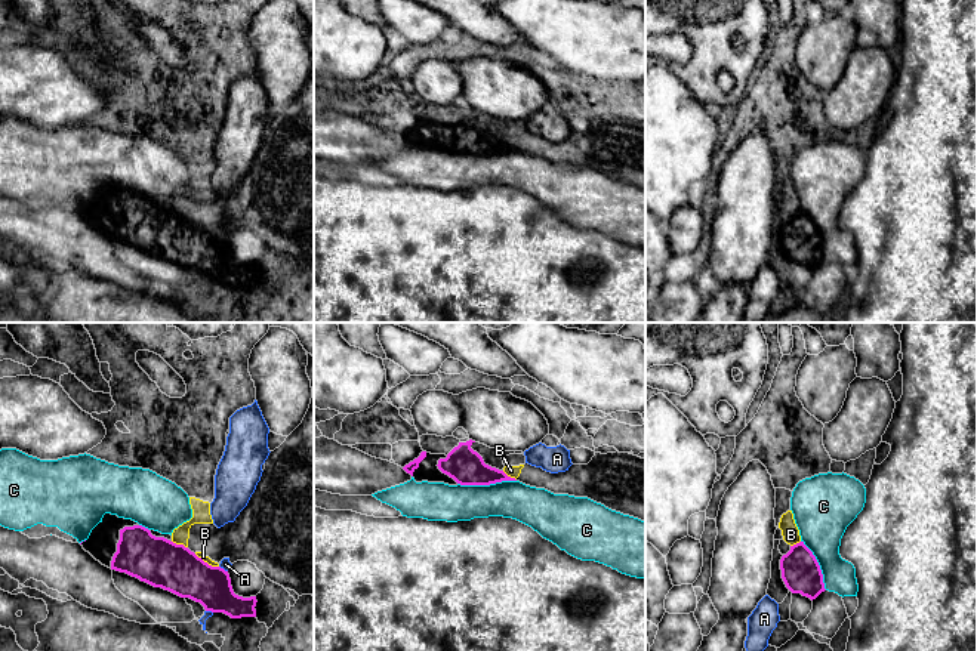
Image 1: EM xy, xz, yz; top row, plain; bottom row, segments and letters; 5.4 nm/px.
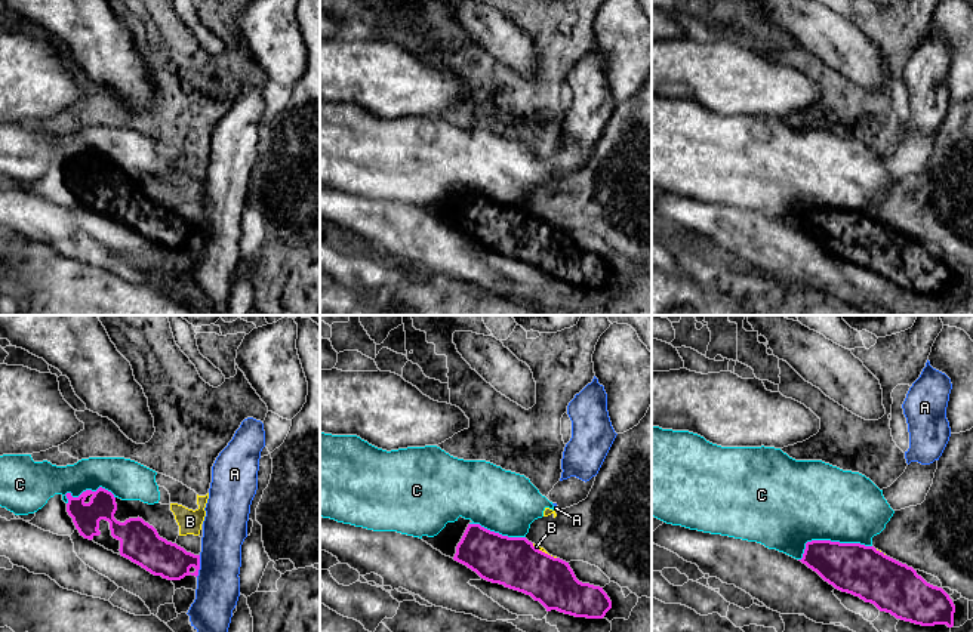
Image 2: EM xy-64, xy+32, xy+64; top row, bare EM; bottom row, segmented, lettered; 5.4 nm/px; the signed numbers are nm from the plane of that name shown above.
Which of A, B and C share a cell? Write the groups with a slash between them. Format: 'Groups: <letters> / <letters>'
Groups: A / B / C

